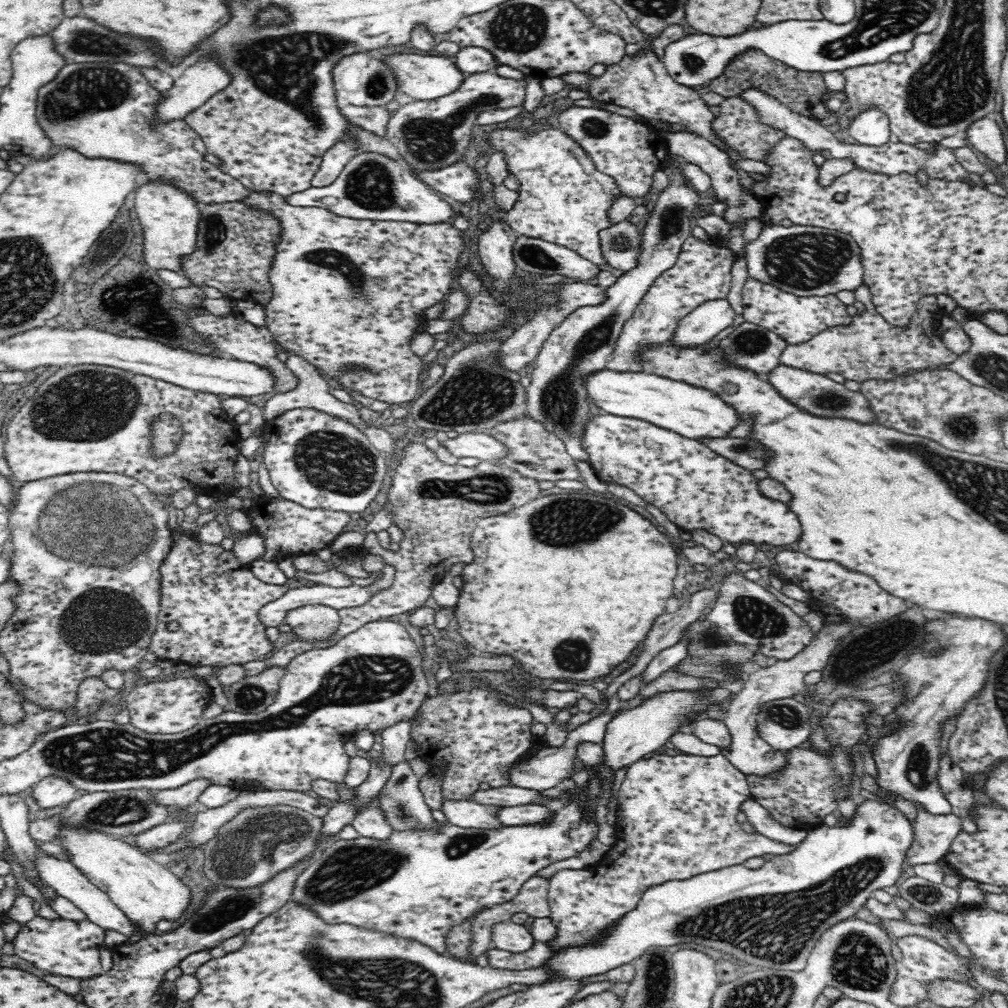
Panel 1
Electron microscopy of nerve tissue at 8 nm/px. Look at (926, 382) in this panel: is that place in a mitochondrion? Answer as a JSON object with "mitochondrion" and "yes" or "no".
{"mitochondrion":"no"}

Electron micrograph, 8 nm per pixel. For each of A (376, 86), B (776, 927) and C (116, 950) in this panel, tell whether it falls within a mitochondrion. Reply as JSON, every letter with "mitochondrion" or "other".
{"A":"mitochondrion","B":"mitochondrion","C":"other"}

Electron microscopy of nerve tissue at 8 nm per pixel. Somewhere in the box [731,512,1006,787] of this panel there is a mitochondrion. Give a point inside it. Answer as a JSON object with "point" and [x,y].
{"point":[851,663]}

